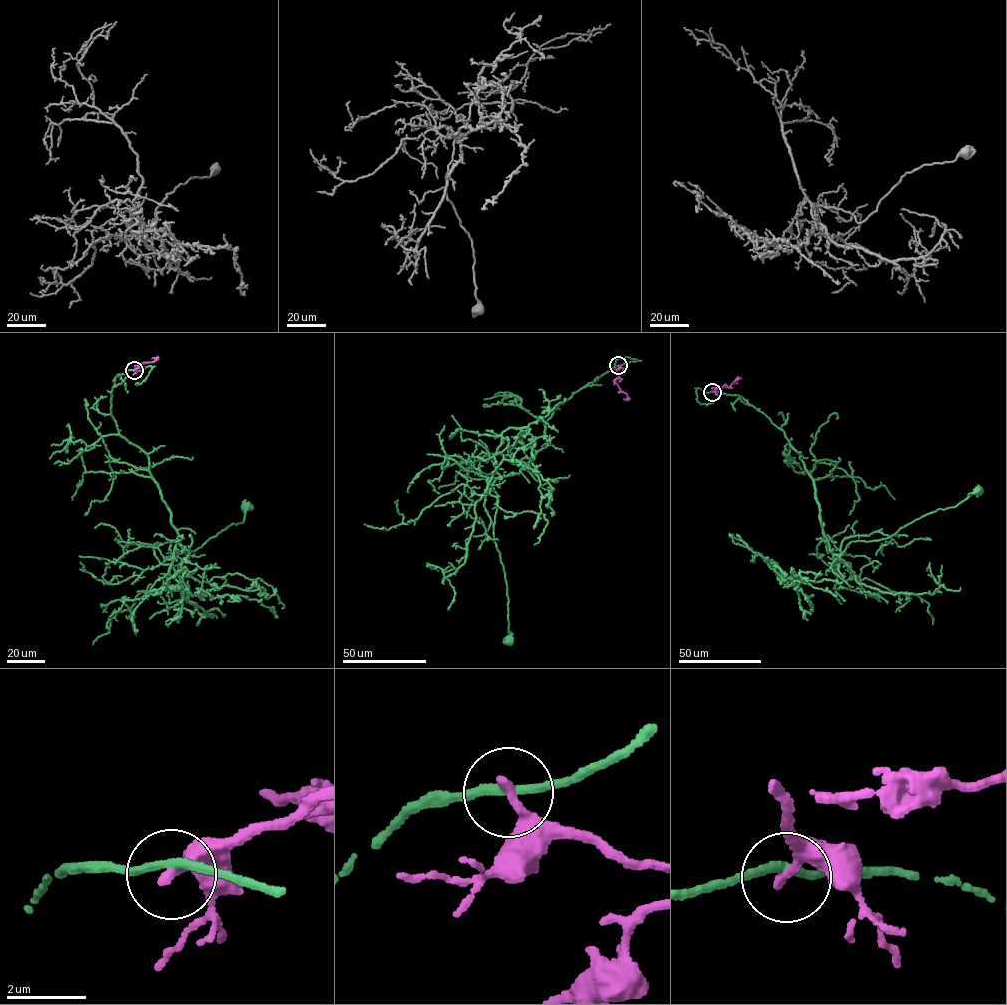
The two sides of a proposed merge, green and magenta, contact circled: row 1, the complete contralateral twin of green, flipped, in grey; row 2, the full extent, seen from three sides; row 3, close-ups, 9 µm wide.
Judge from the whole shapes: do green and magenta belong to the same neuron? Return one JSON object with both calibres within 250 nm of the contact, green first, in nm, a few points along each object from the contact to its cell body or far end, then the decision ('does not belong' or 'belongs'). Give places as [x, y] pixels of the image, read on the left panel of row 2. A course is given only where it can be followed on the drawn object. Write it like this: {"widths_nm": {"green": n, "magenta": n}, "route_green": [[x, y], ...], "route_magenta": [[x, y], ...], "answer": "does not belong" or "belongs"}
{"widths_nm": {"green": 200, "magenta": 300}, "route_green": [[134, 370], [116, 376], [110, 414], [147, 457], [171, 514], [172, 564], [177, 551], [242, 523], [245, 505]], "route_magenta": [[134, 370], [142, 366], [136, 365], [156, 359], [152, 358]], "answer": "does not belong"}

